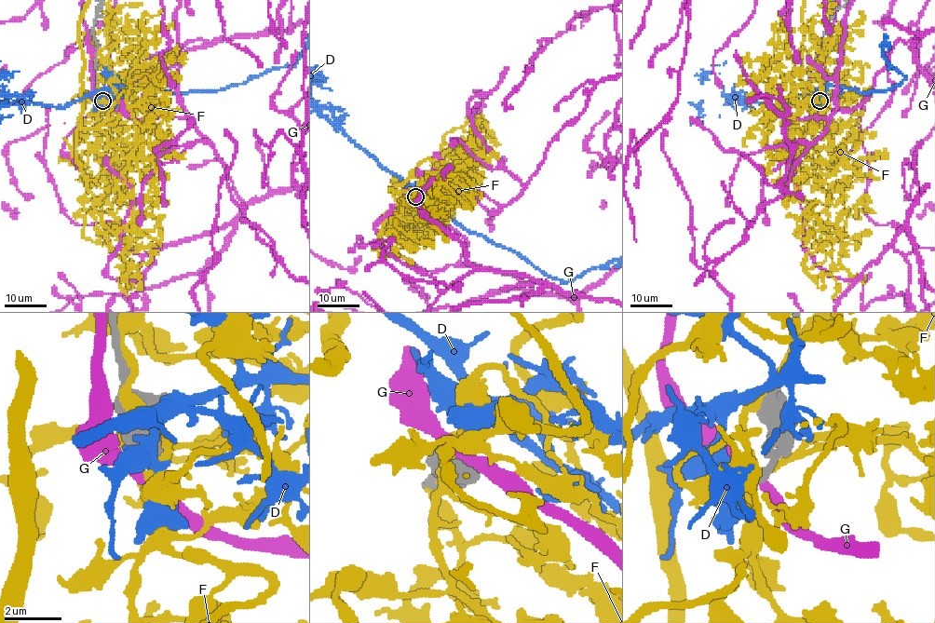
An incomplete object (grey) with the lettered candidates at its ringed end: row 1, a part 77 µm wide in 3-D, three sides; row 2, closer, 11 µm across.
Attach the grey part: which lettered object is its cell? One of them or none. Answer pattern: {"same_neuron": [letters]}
{"same_neuron": []}

